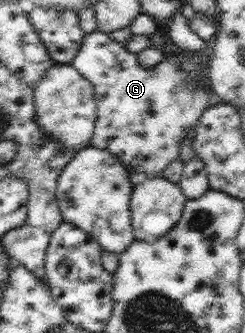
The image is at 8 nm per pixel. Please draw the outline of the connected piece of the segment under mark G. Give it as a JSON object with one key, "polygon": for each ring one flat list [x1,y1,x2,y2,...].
{"polygon":[[99,30,86,33,82,48,71,65,92,84,97,102,97,120,90,144,110,151,122,164,134,172,152,173,163,171,174,159,180,159,180,141,186,132,200,122,207,107,216,100,206,76,202,76,201,59,197,54,174,52,152,68,142,66,137,54,129,52,122,43]]}

